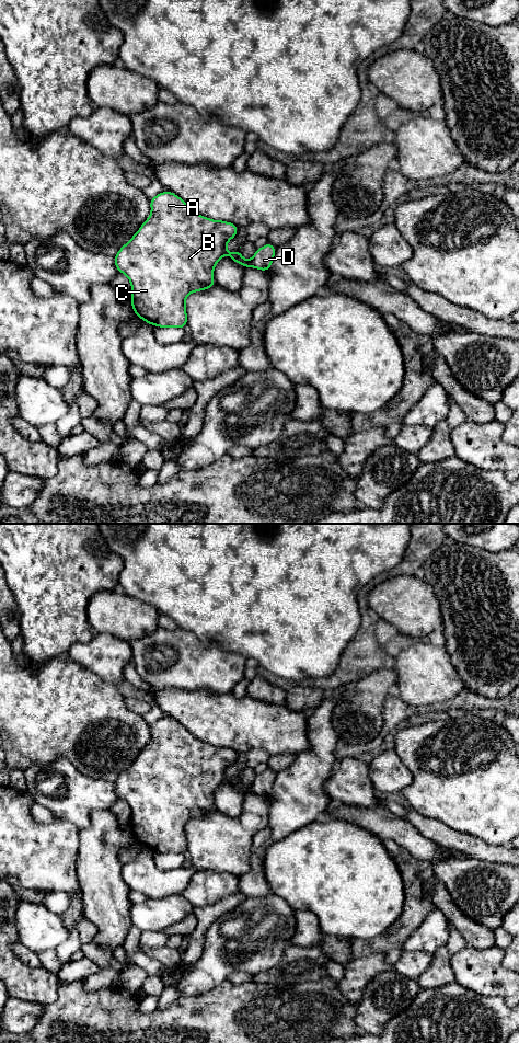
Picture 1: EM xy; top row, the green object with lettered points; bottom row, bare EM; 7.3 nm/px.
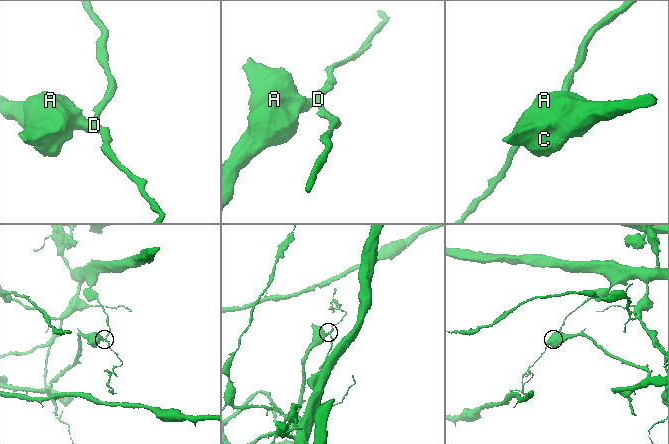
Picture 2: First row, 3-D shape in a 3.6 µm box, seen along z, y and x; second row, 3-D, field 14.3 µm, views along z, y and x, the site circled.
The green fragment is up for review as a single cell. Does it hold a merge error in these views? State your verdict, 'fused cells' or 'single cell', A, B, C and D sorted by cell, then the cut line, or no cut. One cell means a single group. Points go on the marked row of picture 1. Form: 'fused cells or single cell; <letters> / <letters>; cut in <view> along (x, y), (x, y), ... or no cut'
fused cells; A B C / D; cut in xy along (250, 260), (253, 266)

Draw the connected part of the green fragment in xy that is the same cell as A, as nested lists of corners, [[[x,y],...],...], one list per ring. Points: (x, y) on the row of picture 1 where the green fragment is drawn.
[[[164,191],[150,199],[151,214],[140,229],[124,244],[114,256],[115,266],[125,274],[131,284],[130,305],[141,320],[159,328],[182,328],[187,325],[186,297],[195,291],[215,286],[214,268],[224,255],[241,266],[253,267],[251,260],[245,260],[240,249],[230,253],[227,243],[238,234],[239,228],[232,222],[212,220],[194,211],[180,196]]]

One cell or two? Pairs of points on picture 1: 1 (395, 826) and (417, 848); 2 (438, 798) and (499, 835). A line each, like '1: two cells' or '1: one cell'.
1: one cell
2: one cell

